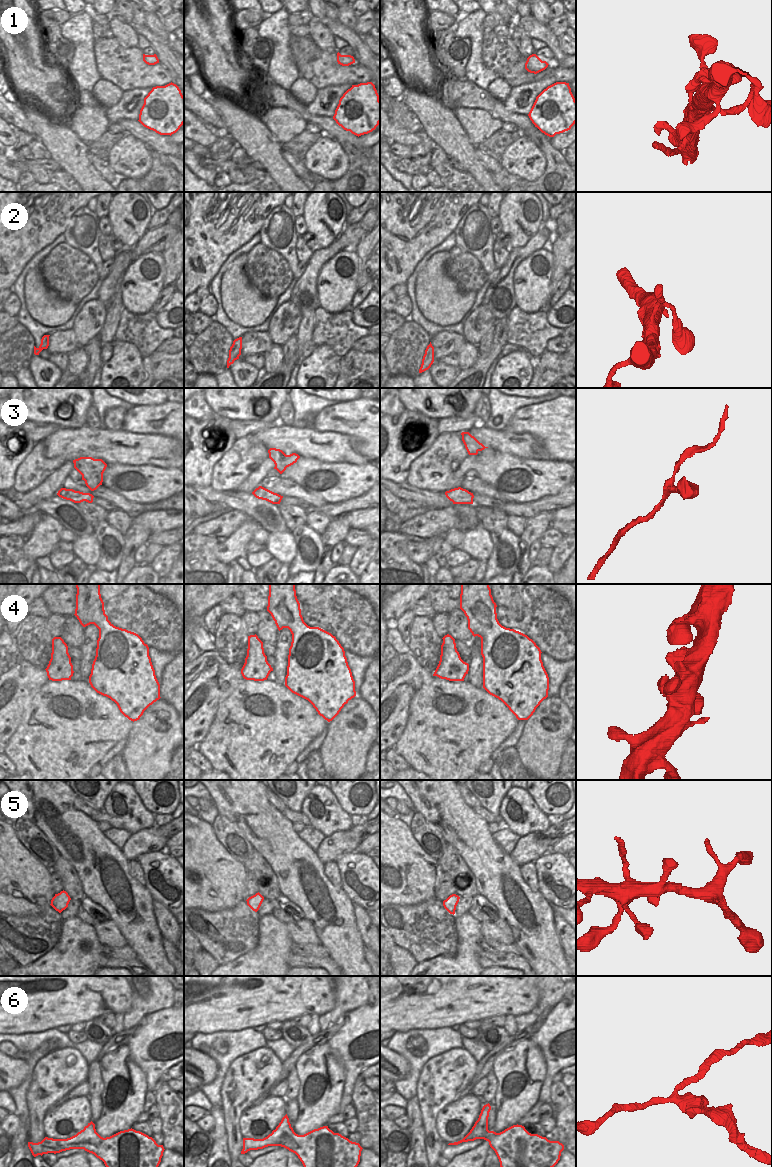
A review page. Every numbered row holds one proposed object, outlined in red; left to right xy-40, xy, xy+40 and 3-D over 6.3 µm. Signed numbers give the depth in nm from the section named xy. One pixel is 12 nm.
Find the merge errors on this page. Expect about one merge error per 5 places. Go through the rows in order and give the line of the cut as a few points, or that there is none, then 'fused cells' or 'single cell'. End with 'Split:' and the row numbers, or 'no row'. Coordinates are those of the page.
1: cut none; single cell
2: cut none; single cell
3: cut none; single cell
4: cut none; single cell
5: cut none; single cell
6: cut none; single cell
Split: no row

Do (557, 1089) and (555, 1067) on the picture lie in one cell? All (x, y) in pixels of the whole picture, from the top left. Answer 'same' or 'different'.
different

